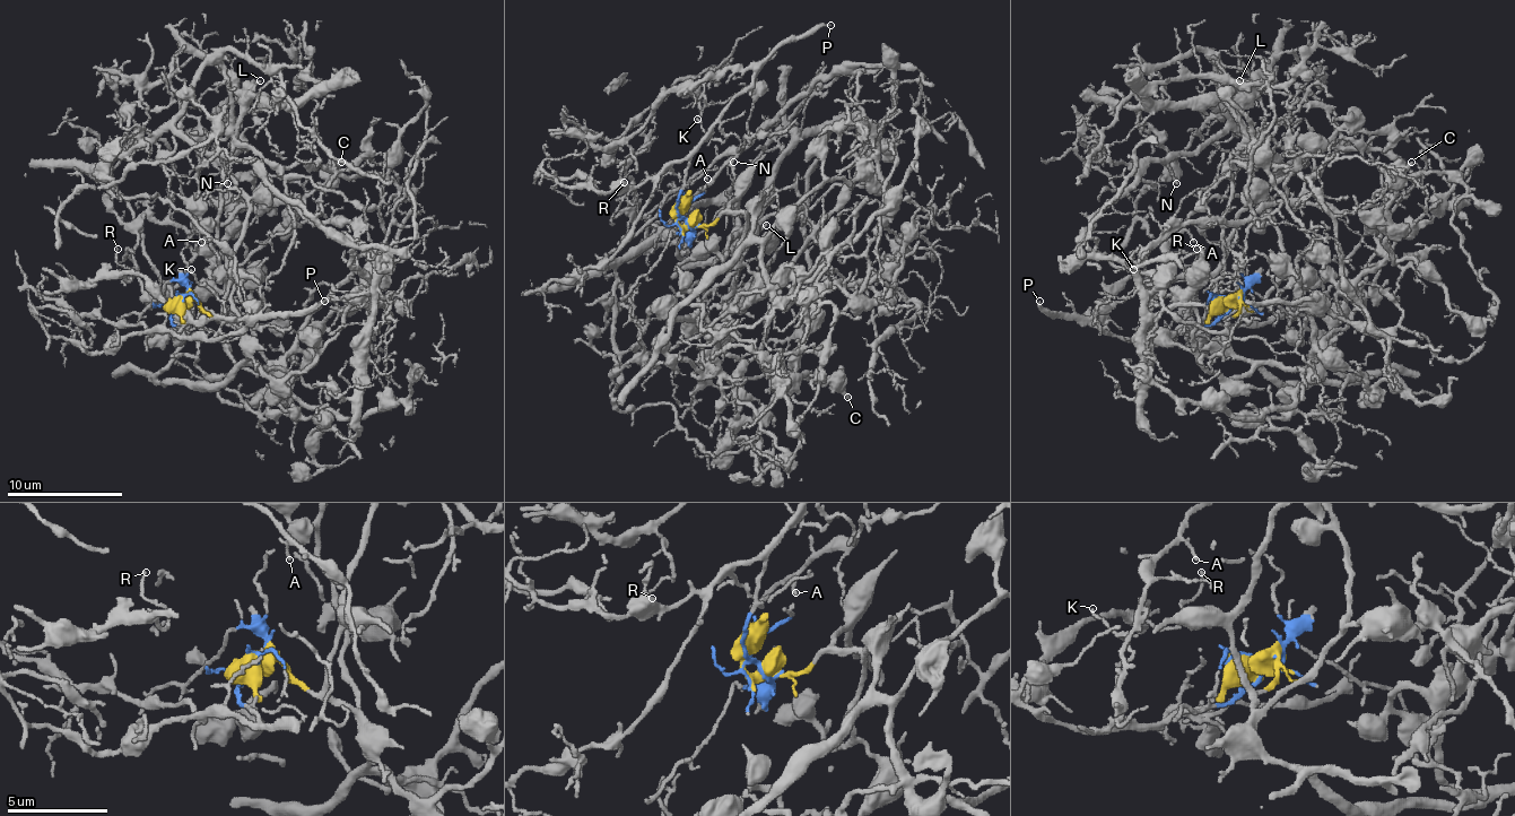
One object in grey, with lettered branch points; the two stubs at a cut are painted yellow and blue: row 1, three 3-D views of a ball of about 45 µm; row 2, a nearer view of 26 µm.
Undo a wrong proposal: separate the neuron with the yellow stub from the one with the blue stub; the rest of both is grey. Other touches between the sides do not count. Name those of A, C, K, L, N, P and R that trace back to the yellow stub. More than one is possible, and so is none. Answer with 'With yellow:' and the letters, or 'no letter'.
With yellow: A, C, L, N

